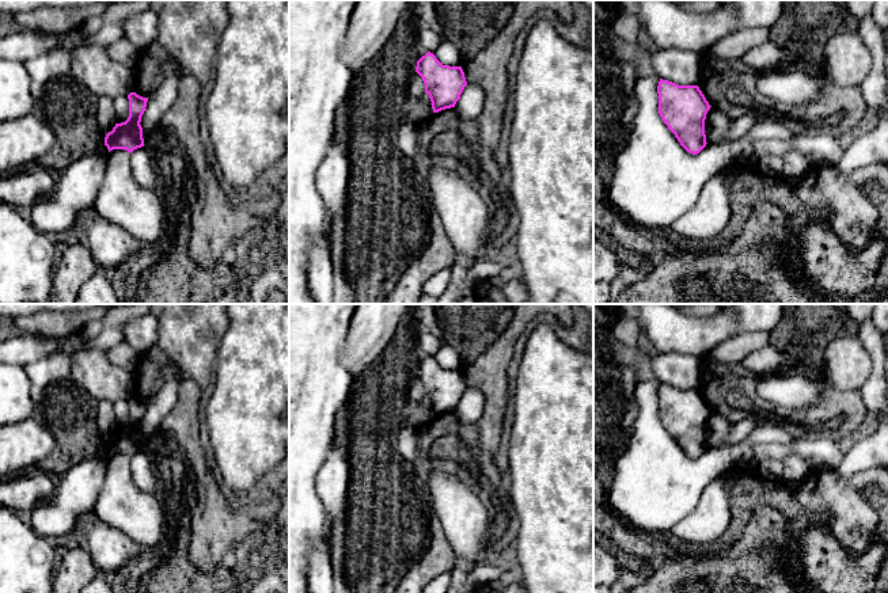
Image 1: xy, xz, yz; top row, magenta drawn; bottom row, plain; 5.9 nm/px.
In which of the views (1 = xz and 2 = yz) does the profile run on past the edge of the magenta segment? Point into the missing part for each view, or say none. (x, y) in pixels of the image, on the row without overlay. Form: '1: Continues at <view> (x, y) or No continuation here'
1: No continuation here
2: No continuation here

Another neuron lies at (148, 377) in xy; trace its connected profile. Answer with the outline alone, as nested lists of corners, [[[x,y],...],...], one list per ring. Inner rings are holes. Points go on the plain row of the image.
[[[158,343],[140,354],[134,368],[133,396],[149,402],[162,388],[164,381],[162,370],[168,362],[175,365]]]

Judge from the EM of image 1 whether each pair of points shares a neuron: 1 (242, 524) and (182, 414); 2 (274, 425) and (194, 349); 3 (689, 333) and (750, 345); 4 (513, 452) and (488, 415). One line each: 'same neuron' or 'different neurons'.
1: same neuron
2: different neurons
3: different neurons
4: different neurons

